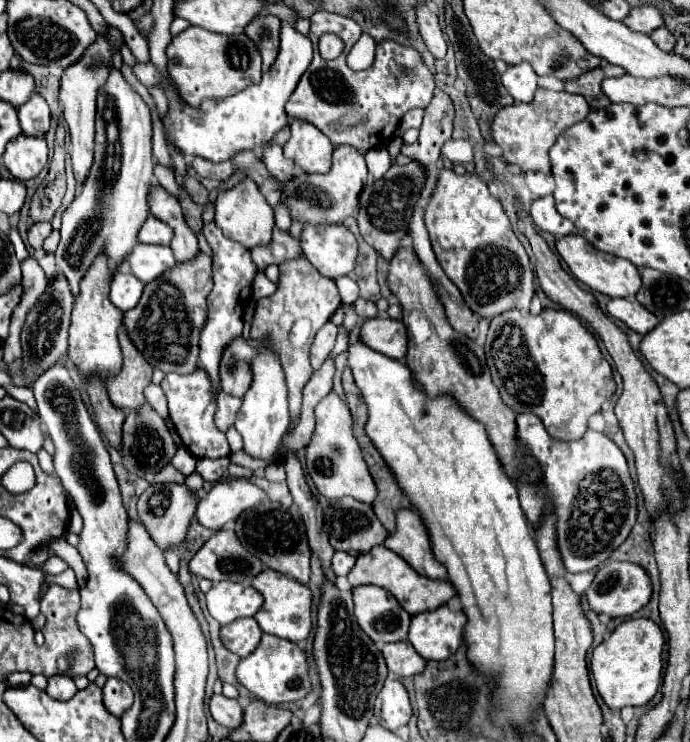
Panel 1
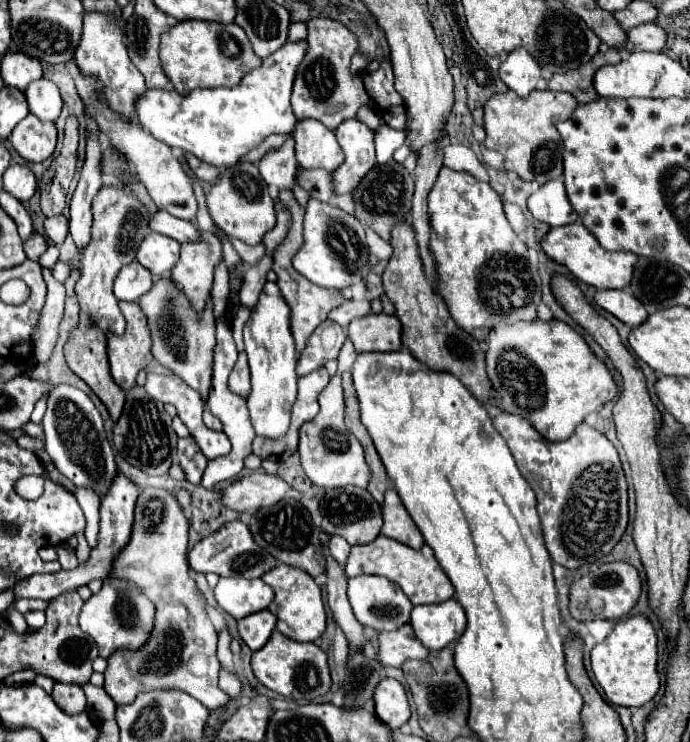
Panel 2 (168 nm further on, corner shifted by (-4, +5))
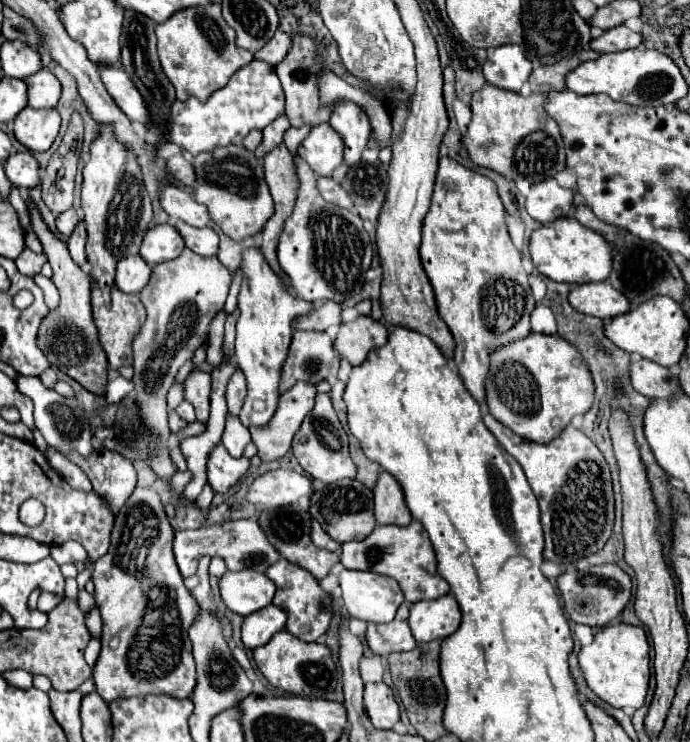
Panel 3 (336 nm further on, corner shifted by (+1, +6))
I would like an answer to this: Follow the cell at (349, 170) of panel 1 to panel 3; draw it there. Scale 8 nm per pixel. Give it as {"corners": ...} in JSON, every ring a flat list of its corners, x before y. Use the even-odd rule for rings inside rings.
{"corners":[[338,100,338,106,334,108,330,116,330,126,342,136,344,140,344,162,346,166,352,166,360,162,362,152,368,146,370,138,370,122,362,108,358,108,350,100]]}

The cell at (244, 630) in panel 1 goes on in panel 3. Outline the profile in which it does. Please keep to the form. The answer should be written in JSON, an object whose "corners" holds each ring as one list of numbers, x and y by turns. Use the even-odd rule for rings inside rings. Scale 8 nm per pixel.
{"corners":[[270,604,244,618,242,642,250,650,264,646,276,632,284,630,284,624,286,624,286,612,282,608]]}

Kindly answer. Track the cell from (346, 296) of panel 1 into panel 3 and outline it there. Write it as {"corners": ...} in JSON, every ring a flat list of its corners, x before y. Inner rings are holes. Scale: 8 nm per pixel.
{"corners":[[256,248,244,252,242,270,244,280,238,294,240,318,236,324,236,362,246,374,248,396,238,416,242,424,250,428,266,426,266,422,270,422,270,418,274,416,280,398,280,374,288,358,288,348,292,340,292,320,298,314,309,313,315,304,294,298]]}

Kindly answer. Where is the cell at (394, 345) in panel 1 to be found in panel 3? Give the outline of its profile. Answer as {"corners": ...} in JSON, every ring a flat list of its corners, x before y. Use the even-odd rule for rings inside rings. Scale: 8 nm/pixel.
{"corners":[[358,316,352,322,346,322,340,326,338,336,334,340,334,348,348,358,352,366,358,366,364,362,370,350,382,348,384,342,388,340,388,328,370,318,370,316]]}

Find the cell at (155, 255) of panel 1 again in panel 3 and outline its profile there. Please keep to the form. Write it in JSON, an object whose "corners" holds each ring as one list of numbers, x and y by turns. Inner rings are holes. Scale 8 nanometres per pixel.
{"corners":[[160,224,146,232,144,242,140,246,140,256,146,260,150,268,160,262,176,258,184,250,182,236,176,232,172,224]]}

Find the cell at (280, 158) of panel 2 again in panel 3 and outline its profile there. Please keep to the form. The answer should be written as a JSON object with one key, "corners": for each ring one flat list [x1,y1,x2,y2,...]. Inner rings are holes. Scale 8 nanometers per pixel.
{"corners":[[280,116,280,118,276,118,272,124,268,124,266,128,264,128,264,140,262,140,262,144,256,148,256,158,258,160,262,160,266,154,268,154,268,150,272,150,274,146,280,146,282,142,284,142,284,134,286,134,286,130,290,128,290,122,288,122,288,118,286,116]]}

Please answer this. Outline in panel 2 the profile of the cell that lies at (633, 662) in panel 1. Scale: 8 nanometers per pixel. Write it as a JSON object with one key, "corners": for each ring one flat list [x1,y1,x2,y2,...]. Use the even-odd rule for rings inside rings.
{"corners":[[635,615,617,623,611,635,591,649,591,667,597,683,613,705,641,707,649,703,659,691,657,633,653,625,643,615]]}

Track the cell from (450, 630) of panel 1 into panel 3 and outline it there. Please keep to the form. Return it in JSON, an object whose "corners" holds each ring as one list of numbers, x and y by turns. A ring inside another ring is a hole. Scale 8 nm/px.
{"corners":[[452,594,438,600,420,600,410,608,412,614,408,624,418,644,444,640,460,626,460,606]]}

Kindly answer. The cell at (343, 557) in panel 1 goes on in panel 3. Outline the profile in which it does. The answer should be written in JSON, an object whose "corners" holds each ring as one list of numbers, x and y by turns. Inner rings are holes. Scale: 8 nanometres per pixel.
{"corners":[[312,522,312,540,314,540,316,546,326,548,326,550,330,550,330,552,336,552,336,554,338,554,338,550,340,550,340,544,334,542,334,540,326,534,326,530,322,530,322,526,320,526,318,522]]}

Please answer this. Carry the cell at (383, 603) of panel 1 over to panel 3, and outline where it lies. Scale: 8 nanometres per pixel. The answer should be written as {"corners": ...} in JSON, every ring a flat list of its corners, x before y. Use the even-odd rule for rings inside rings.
{"corners":[[342,570,340,574,340,588,342,588,342,598,348,614,352,618,364,620,364,622,374,622,374,624,386,624,390,618,394,618,398,606,404,602,402,590,398,582,390,576,382,576,376,572,358,572,358,570]]}

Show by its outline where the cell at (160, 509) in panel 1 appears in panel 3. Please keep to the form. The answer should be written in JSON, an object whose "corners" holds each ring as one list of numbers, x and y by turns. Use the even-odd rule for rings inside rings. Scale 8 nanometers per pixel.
{"corners":[[136,488,116,516,108,552,94,562,92,572,104,622,94,682,106,702,146,694,190,698,194,692,196,666,188,630,200,616,200,606,178,574,172,542,174,528,158,494,150,488]]}

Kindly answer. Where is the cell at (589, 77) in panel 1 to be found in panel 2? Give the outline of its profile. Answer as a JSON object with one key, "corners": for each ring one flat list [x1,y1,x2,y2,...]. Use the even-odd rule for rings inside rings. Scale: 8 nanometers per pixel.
{"corners":[[609,49,607,53,599,51,585,65,571,69,567,73,561,73,561,75,553,75,547,81,547,89,567,91,577,99,577,103,591,103,591,101,599,99,599,95,595,95,595,89,593,89,593,83,591,83,593,73,607,63,619,63,619,61,621,61,621,55,619,55,617,49]]}

